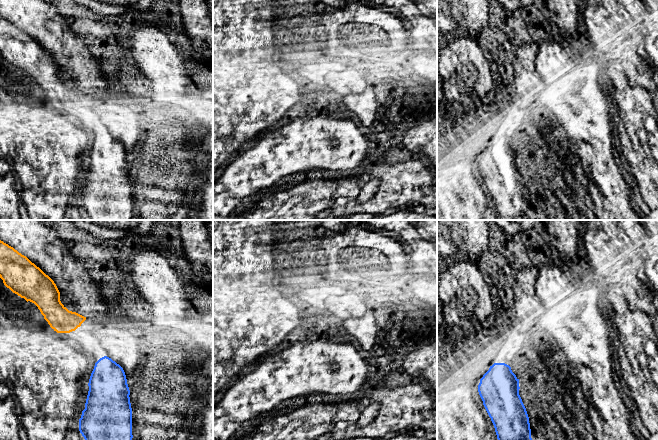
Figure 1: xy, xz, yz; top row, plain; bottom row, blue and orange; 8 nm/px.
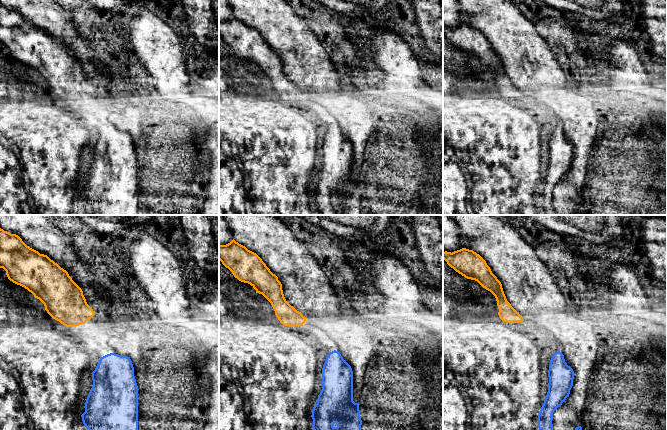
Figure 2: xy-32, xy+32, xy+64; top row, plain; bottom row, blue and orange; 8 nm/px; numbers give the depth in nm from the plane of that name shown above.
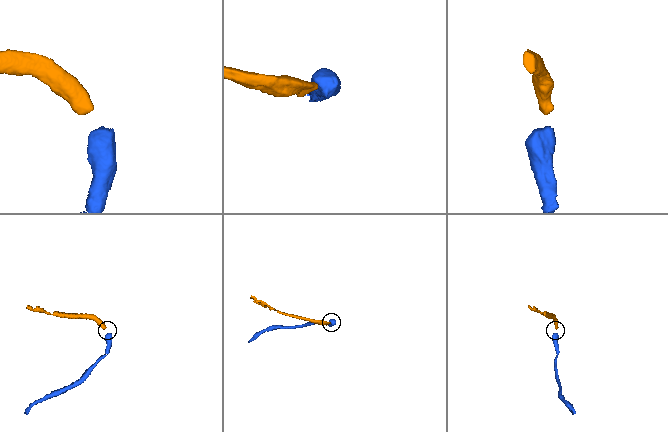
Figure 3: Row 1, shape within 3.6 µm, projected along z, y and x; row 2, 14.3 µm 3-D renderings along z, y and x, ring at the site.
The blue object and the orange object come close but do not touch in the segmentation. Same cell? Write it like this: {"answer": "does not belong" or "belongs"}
{"answer": "belongs"}

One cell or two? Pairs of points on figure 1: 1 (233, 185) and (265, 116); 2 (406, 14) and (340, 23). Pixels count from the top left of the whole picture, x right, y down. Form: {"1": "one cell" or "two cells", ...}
{"1": "two cells", "2": "two cells"}

